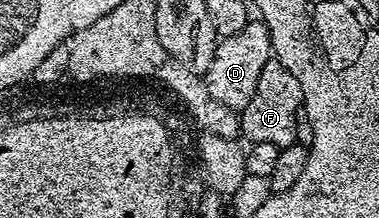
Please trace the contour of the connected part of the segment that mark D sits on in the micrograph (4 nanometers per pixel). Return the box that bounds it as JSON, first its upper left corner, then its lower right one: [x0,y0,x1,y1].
[202,21,273,113]

